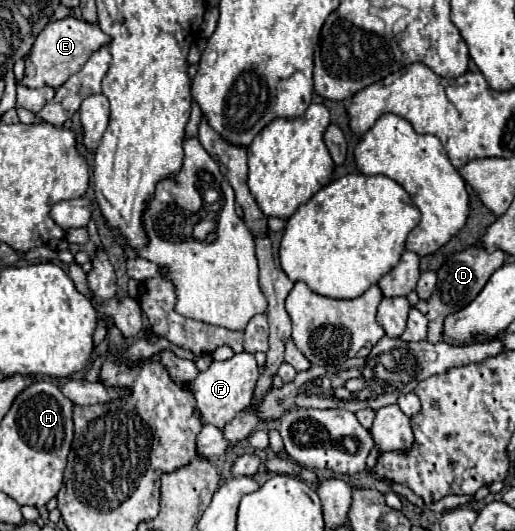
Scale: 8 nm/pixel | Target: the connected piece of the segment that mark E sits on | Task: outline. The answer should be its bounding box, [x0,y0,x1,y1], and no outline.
[21,18,109,88]

